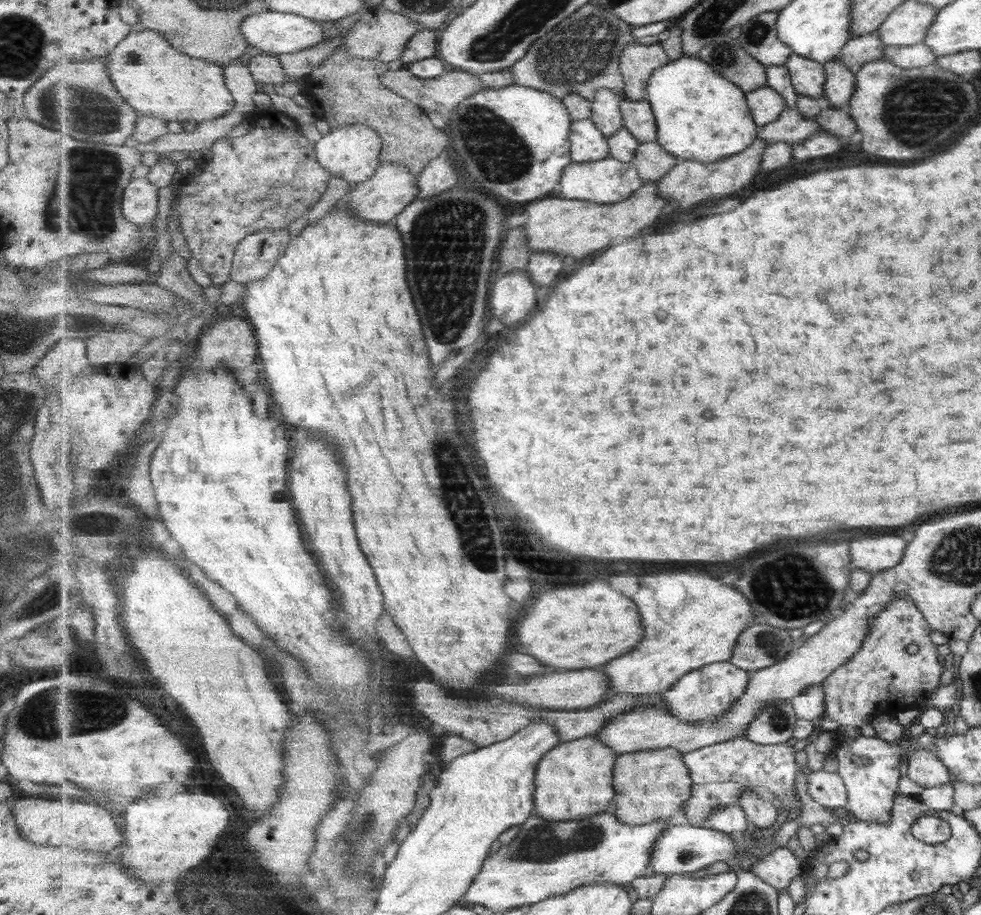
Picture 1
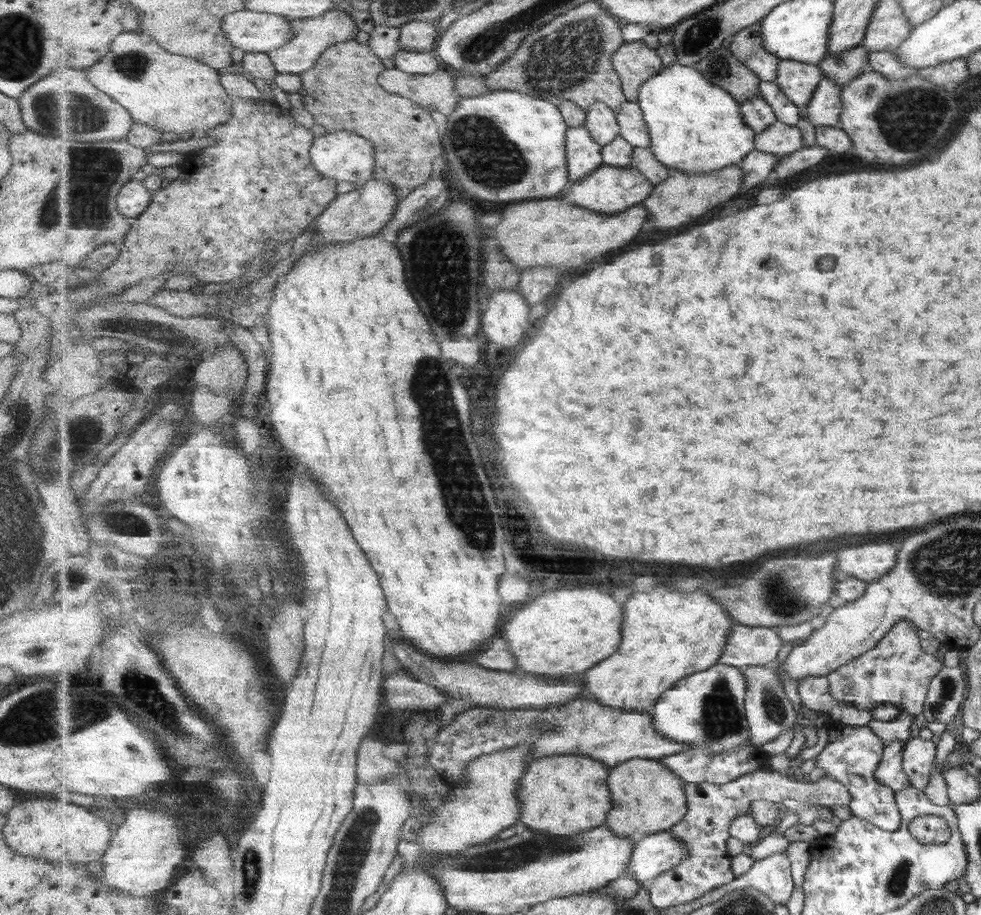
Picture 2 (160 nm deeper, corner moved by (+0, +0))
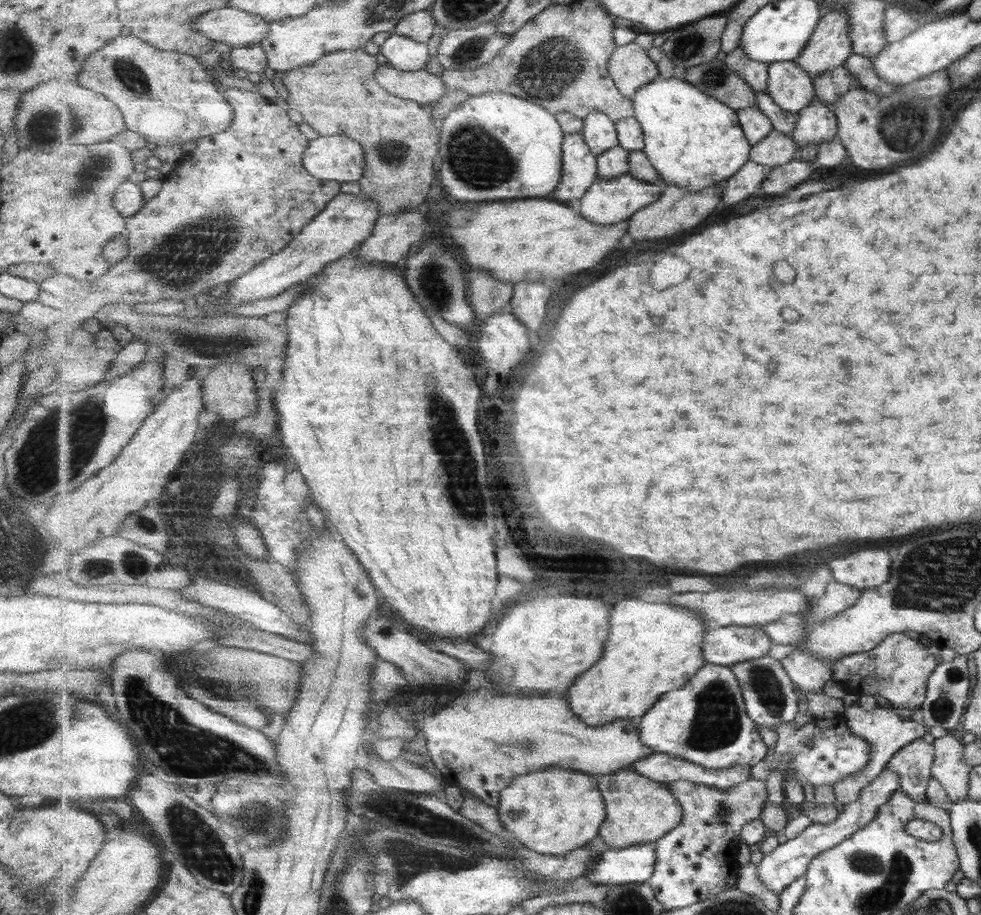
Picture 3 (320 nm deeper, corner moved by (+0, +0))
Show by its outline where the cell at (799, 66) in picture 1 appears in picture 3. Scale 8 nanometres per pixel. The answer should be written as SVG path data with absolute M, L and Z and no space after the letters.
M794 61L770 63L767 91L781 108L798 114L817 99L814 80Z

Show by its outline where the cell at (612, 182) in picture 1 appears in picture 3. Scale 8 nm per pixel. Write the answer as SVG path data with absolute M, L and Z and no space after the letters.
M630 174L619 178L600 178L588 188L585 196L580 201L580 212L587 220L595 224L619 224L630 220L637 211L652 205L661 198L667 185L665 183L651 184L648 181L639 180Z

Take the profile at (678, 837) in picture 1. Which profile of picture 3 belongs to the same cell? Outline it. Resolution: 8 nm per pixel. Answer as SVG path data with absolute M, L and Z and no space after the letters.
M656 842L607 849L586 879L595 884L625 885L650 881L657 868Z

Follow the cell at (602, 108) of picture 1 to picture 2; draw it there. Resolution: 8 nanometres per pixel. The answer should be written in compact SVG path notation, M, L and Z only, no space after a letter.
M596 102L586 111L586 127L601 146L611 144L620 135L616 112L604 102Z

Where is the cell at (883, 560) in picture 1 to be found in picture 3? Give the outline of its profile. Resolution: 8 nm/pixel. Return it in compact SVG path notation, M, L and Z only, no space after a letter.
M867 548L849 554L847 558L831 560L830 570L834 580L855 588L873 588L881 586L891 574L891 558L883 550Z

